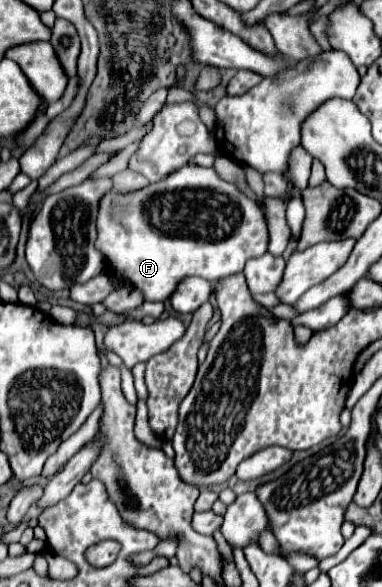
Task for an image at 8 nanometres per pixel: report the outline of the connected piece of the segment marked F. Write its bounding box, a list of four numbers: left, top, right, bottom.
[95,162,269,302]

